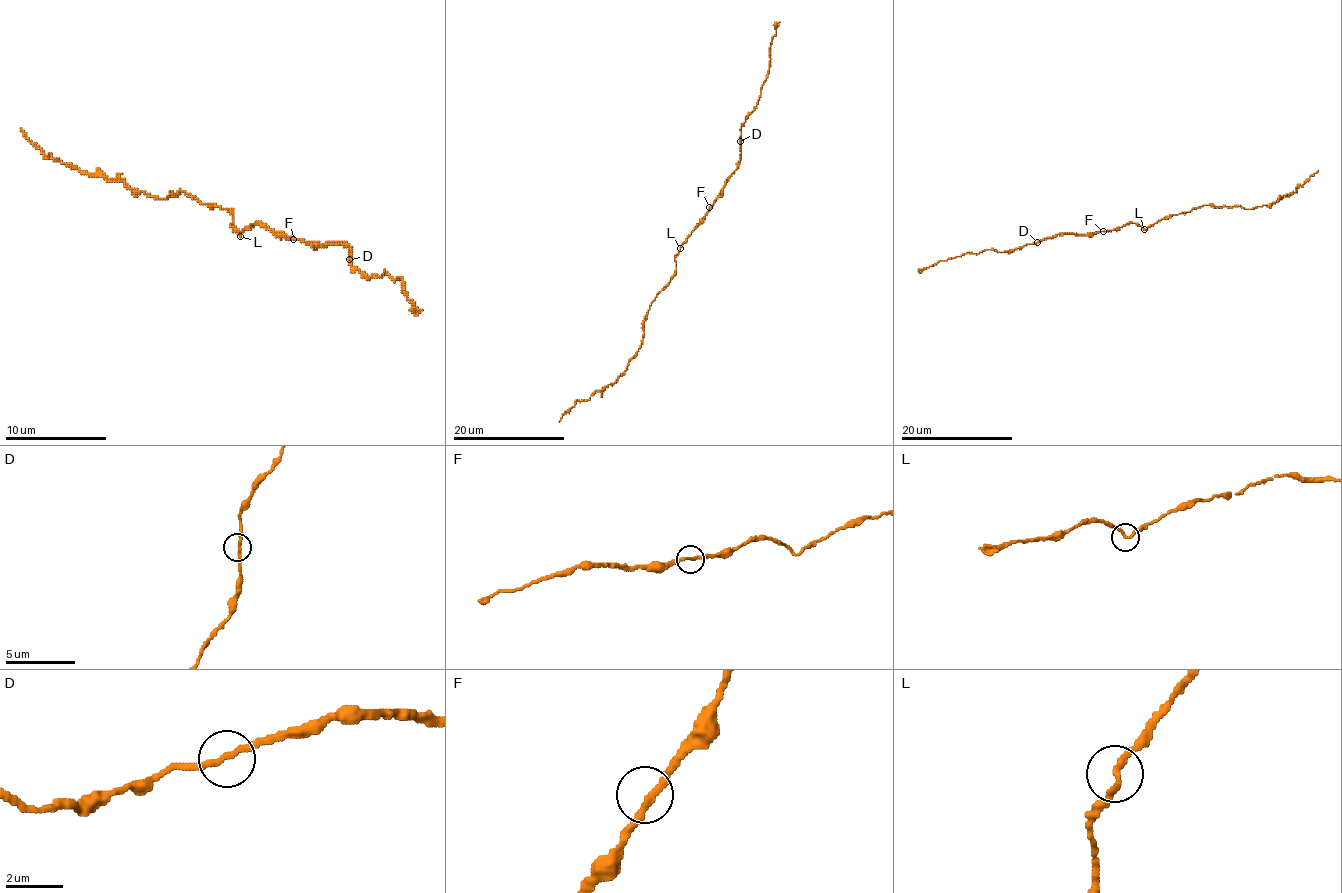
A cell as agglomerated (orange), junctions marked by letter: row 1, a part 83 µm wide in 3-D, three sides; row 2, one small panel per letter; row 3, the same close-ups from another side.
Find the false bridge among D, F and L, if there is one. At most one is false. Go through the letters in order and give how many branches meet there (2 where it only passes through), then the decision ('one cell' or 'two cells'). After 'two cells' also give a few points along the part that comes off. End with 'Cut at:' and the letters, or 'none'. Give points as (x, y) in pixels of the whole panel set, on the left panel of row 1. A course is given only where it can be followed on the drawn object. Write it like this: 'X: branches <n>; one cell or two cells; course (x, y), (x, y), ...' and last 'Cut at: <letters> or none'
D: branches 2; one cell
F: branches 2; one cell
L: branches 2; one cell
Cut at: none

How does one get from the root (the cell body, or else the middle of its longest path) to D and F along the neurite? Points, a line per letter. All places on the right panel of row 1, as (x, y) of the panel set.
D: (1135, 223), (1090, 234), (1058, 234), (1037, 242)
F: (1135, 223), (1103, 231)

